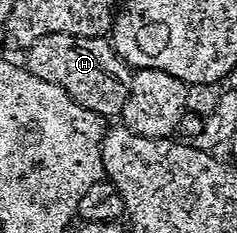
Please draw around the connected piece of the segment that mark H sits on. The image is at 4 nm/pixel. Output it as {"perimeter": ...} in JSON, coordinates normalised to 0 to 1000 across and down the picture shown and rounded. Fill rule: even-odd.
{"perimeter":[[[262,142],[262,197],[211,215],[228,249],[186,249],[186,283],[211,292],[211,352],[253,369],[295,408],[300,433],[376,476],[409,481],[435,506],[494,502],[549,408],[557,296],[519,266],[460,167],[435,159],[287,163]],[[219,300],[236,309],[219,326]]]}

